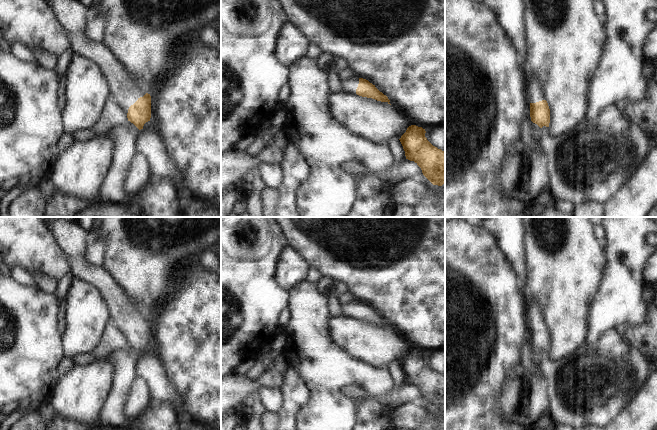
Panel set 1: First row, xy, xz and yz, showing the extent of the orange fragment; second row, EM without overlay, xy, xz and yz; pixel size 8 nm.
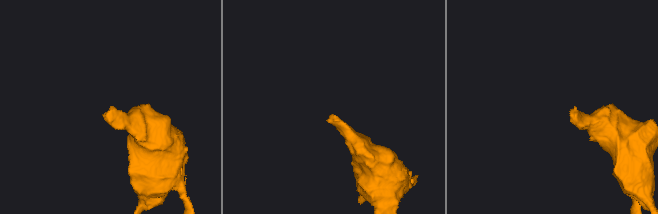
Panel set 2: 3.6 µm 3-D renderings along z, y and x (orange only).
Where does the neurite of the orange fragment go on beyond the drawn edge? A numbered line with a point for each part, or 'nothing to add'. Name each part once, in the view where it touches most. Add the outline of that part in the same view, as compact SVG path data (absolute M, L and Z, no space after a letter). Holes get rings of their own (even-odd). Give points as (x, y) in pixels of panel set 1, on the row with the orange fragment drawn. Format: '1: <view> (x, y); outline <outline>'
1: xy (71, 14); outline M51 0L50 6L69 38L73 54L89 58L100 67L109 83L109 96L127 115L129 107L146 92L109 48L87 37L88 8L78 0Z

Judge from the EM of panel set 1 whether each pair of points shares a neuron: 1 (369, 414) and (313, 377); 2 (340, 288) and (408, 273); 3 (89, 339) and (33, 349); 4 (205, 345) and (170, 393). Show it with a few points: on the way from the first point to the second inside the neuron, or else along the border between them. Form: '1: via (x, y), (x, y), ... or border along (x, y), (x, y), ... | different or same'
1: border along (357, 399), (355, 401), (354, 419) | different
2: border along (325, 276), (342, 282), (349, 290) | different
3: border along (61, 336), (62, 351), (65, 356) | different
4: border along (163, 367), (177, 397), (173, 403) | different

